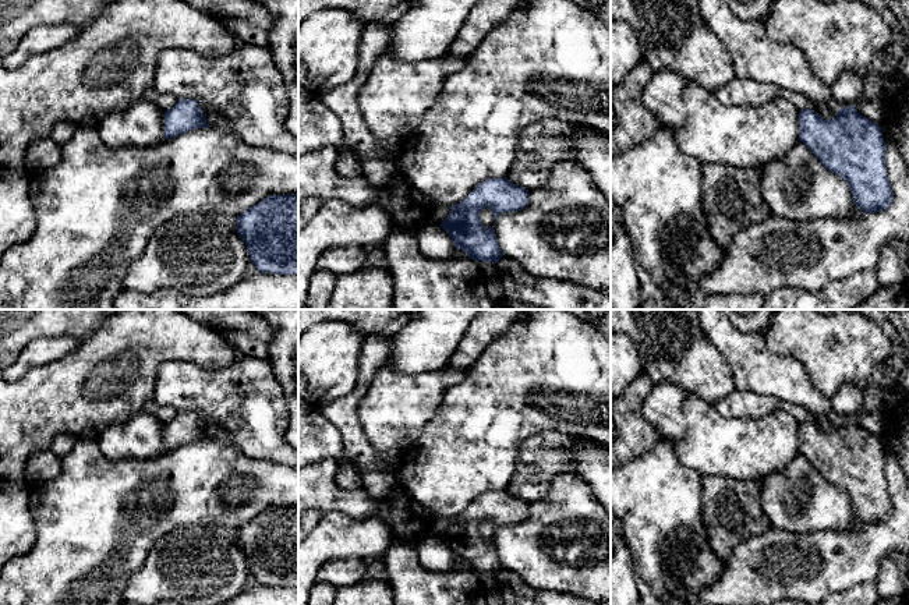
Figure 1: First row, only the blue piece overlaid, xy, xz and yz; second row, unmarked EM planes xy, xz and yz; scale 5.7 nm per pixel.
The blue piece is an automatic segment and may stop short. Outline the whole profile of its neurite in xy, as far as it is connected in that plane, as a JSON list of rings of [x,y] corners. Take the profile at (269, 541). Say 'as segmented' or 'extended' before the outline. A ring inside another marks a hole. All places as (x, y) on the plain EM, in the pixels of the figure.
as segmented; [[[298,505],[270,507],[236,533],[257,584],[298,587]]]

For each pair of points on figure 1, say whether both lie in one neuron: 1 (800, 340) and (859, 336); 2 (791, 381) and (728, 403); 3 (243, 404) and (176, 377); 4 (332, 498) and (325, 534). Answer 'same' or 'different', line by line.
1: same
2: different
3: same
4: different

